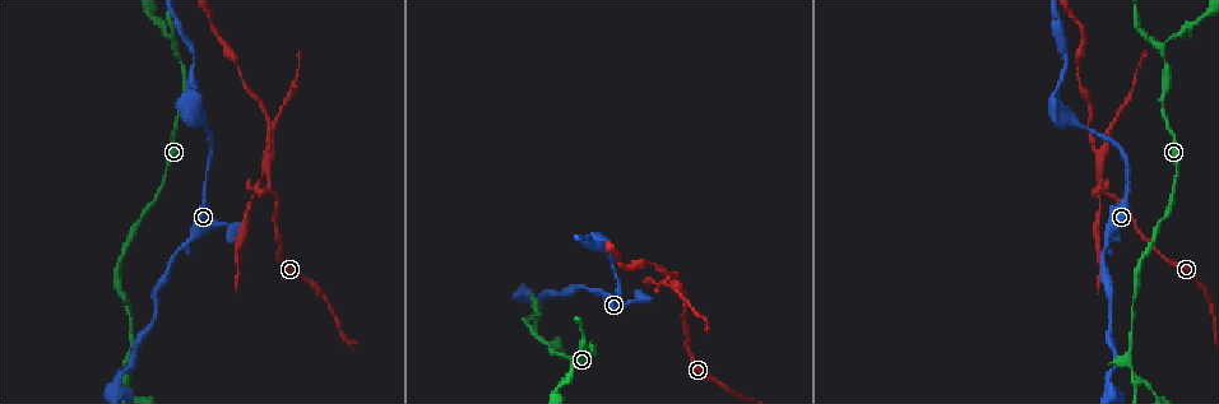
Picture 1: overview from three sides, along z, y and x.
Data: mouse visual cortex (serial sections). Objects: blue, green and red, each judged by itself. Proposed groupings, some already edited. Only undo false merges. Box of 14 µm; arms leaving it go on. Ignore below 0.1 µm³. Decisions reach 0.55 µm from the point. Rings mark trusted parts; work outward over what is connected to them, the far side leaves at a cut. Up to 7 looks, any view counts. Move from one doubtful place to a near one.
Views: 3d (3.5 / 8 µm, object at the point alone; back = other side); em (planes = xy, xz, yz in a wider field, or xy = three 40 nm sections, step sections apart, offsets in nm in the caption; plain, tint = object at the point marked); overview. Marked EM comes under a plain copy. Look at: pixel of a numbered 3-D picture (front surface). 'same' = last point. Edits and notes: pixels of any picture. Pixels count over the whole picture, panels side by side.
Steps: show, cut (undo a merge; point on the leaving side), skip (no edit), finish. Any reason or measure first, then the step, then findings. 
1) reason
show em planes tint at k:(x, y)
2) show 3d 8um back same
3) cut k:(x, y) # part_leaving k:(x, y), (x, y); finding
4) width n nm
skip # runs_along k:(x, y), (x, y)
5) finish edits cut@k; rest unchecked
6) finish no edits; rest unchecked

three-way junction
show 3d 3.5um at 1:(537, 323)

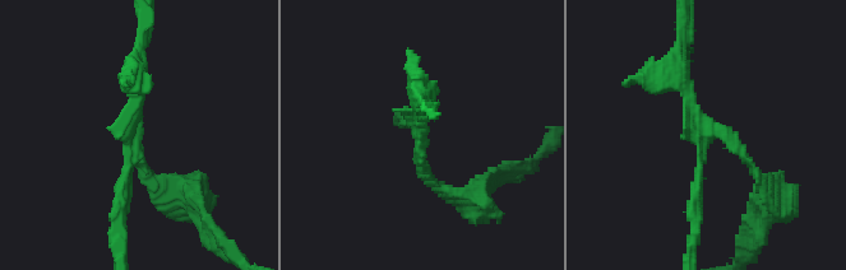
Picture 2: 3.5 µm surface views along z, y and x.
skip # runs_along 2:(679, 47), (688, 102), (763, 184); all the same cell

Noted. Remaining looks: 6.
abrupt turn
show 3d 3.5um at 1:(268, 174)

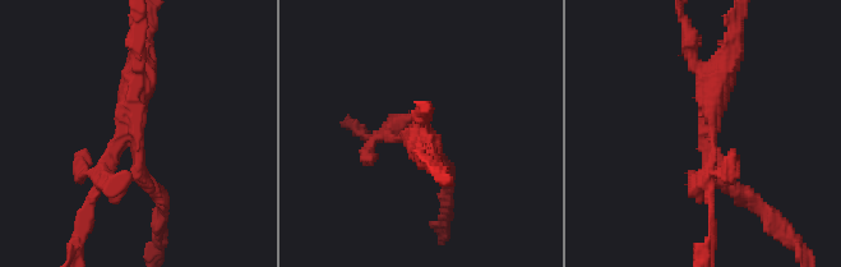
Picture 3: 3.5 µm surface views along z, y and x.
arm_widths 150, 200, 250 nm
cut 3:(121, 178) # two cells meet here

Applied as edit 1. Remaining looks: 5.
show overview

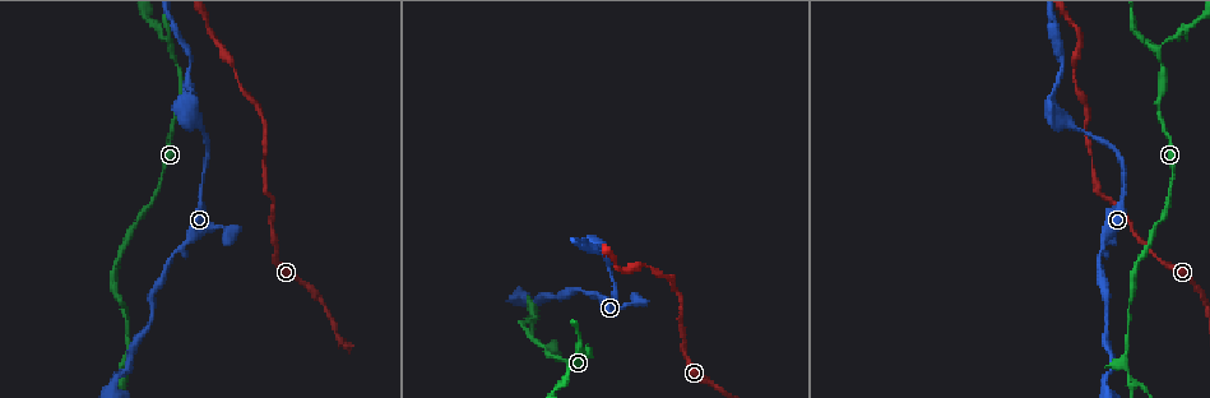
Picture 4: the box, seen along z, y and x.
a fork
show 3d 8um at 4:(579, 350)

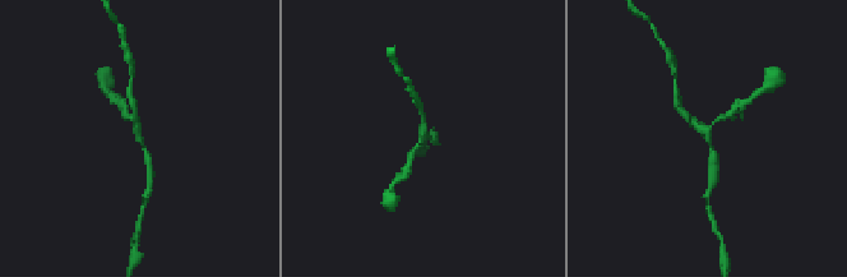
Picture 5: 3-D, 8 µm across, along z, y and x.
show 3d 3.5um back at 5:(706, 128)

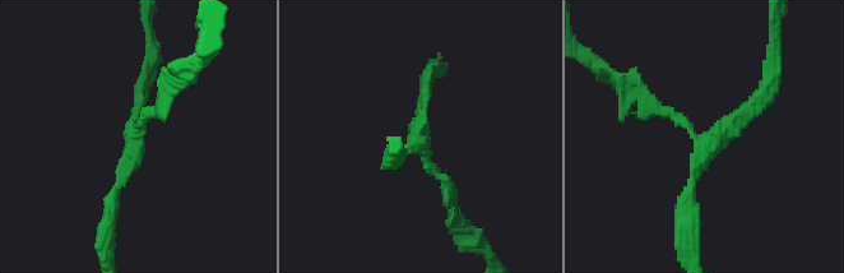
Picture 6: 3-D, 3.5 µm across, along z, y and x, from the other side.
arms 3; arm_widths 150, 200, 200 nm
skip # runs_along 6:(110, 221), (142, 119), (165, 100); all the same cell

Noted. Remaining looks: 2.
finish edits cut@3; rest unchecked

